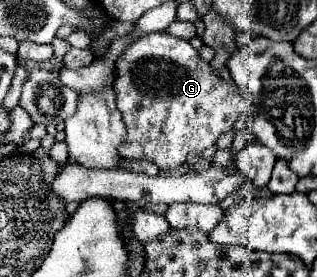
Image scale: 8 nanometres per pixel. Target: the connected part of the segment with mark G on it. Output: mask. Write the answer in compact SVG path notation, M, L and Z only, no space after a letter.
M166 31L140 37L116 59L114 89L118 93L118 111L122 113L126 125L126 139L118 149L120 155L154 161L165 173L185 164L186 157L192 151L212 147L222 133L234 127L240 113L248 109L248 103L242 99L242 93L234 81L224 81L214 75L210 63L200 59L198 51L188 41L172 37Z

